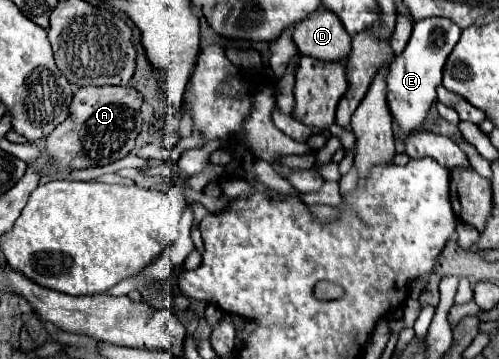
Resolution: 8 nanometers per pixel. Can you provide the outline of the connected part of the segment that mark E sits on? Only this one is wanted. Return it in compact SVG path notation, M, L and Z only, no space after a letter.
M429 17L423 21L415 21L413 25L413 35L401 55L397 55L389 63L389 71L385 77L387 83L387 107L397 121L399 129L403 133L411 133L413 129L423 129L427 111L437 99L435 87L441 83L443 77L443 65L457 45L461 37L461 29L451 21L443 17Z

